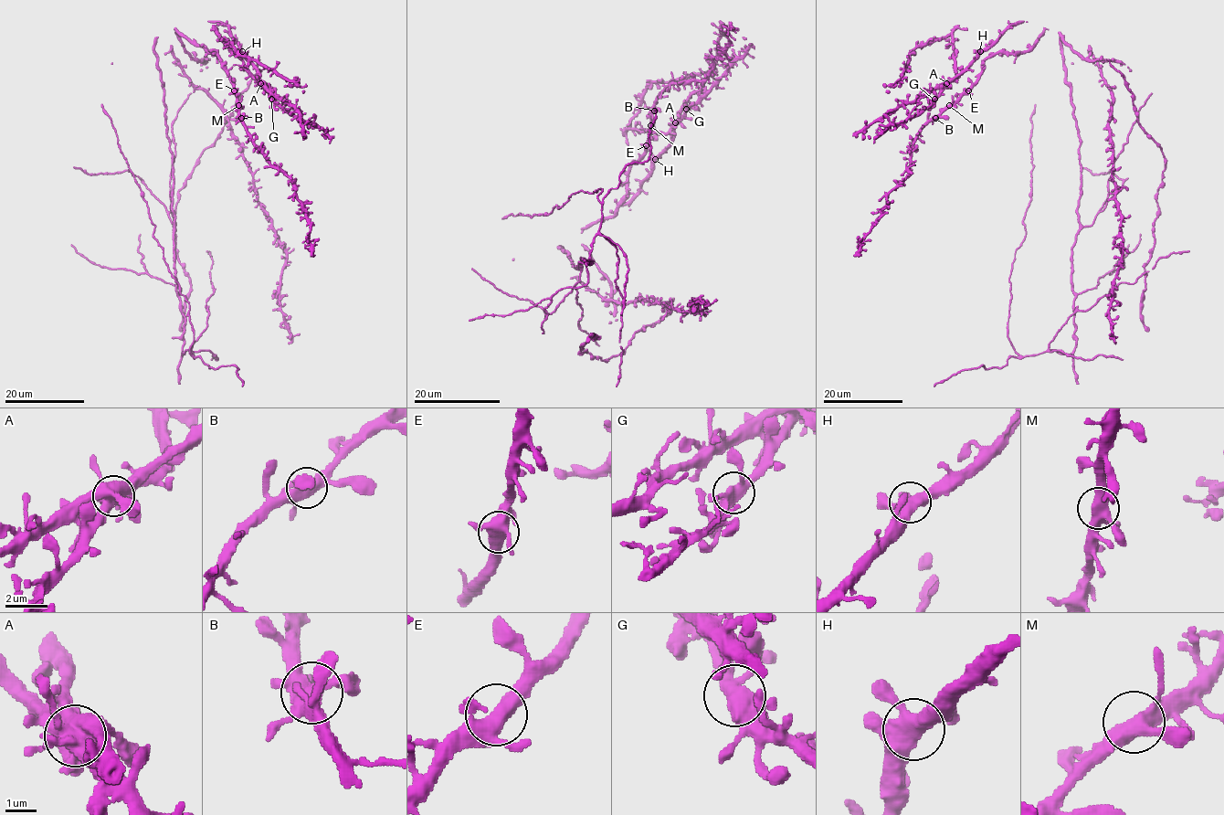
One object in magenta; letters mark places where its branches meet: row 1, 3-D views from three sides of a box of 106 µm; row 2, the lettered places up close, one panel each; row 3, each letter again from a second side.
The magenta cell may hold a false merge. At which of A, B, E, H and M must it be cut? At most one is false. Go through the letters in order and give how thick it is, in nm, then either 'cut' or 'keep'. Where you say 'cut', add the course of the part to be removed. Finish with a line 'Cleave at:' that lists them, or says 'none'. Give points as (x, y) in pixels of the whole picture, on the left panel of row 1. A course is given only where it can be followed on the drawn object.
A: 600 nm | keep
B: 480 nm | keep
E: 480 nm | keep
H: 480 nm | keep
M: 440 nm | keep
Cleave at: none

